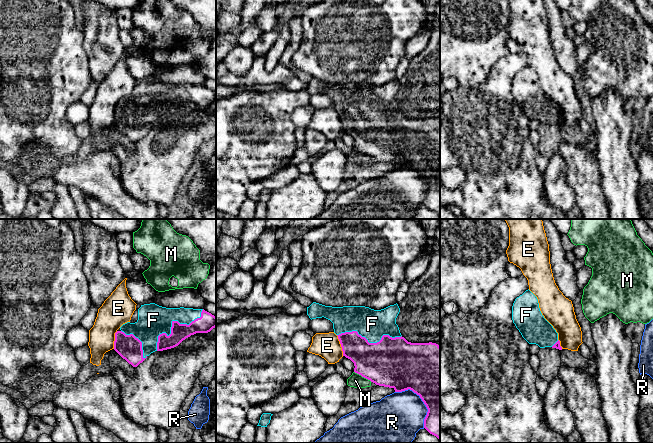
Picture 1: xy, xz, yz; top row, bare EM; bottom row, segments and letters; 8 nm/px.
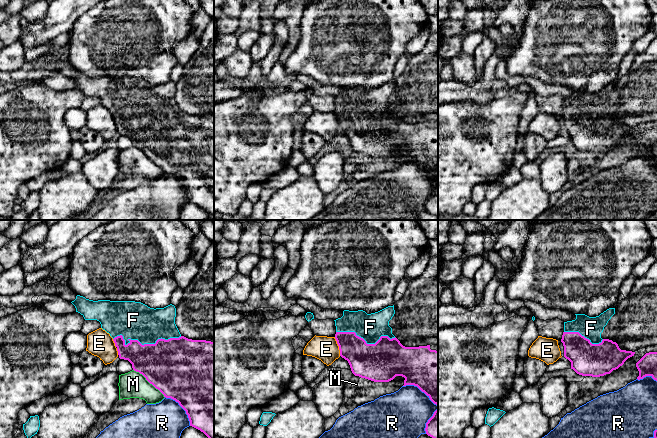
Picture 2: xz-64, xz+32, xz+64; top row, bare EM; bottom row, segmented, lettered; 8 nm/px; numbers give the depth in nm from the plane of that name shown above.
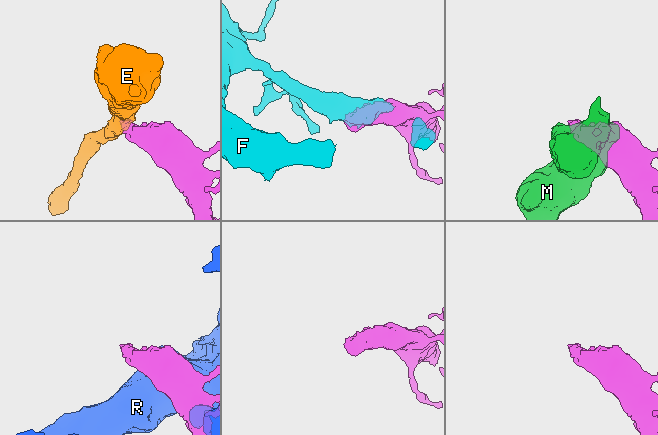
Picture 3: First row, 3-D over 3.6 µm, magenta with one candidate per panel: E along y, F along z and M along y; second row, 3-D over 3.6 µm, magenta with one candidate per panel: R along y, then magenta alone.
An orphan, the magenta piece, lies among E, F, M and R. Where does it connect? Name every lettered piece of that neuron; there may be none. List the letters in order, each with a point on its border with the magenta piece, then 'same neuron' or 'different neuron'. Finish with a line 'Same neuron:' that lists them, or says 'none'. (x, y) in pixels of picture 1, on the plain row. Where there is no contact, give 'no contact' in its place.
E: xz (341, 121) | different neuron
F: xy (172, 99) | same neuron
M: xz (363, 152) | different neuron
R: xz (422, 176) | different neuron
Same neuron: F

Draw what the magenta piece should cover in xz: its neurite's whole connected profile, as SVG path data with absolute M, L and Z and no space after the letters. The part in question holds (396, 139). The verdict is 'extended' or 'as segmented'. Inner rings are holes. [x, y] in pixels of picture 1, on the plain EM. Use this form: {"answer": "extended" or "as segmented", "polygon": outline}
{"answer": "extended", "polygon": "M313 78L307 83L309 94L326 94L333 99L334 109L340 117L343 132L354 139L354 148L379 162L393 164L395 168L412 166L420 172L428 188L424 195L424 204L440 217L440 122L436 119L411 119L400 109L396 94L400 88L398 80L381 86L365 82L332 83Z"}

